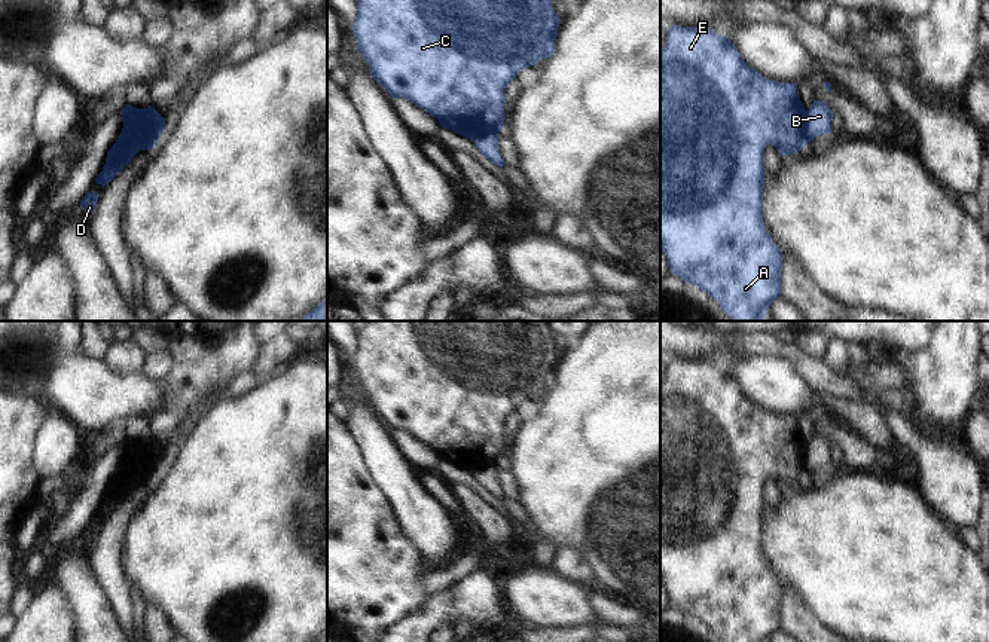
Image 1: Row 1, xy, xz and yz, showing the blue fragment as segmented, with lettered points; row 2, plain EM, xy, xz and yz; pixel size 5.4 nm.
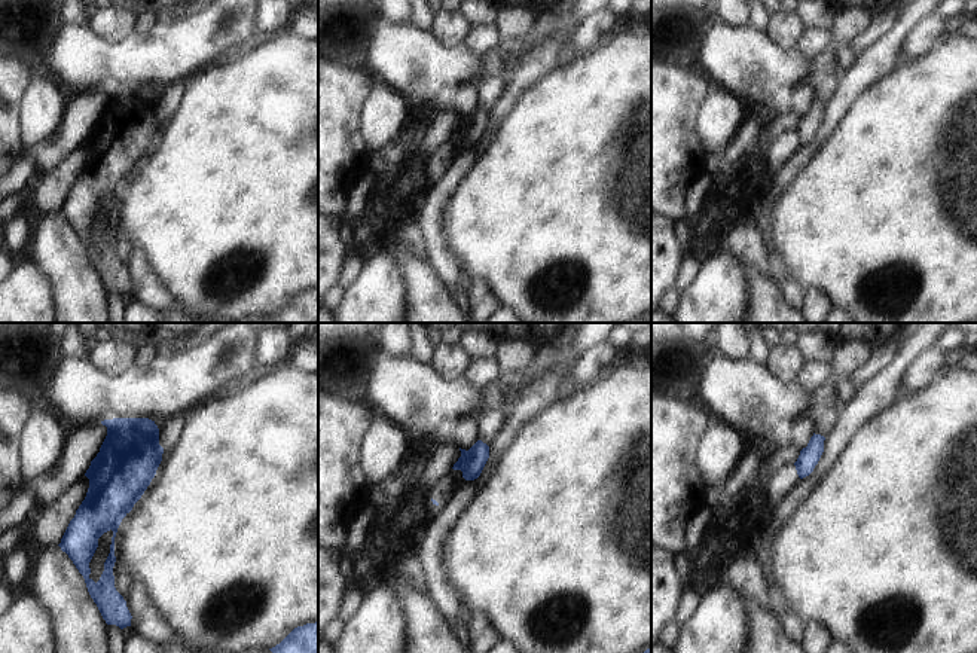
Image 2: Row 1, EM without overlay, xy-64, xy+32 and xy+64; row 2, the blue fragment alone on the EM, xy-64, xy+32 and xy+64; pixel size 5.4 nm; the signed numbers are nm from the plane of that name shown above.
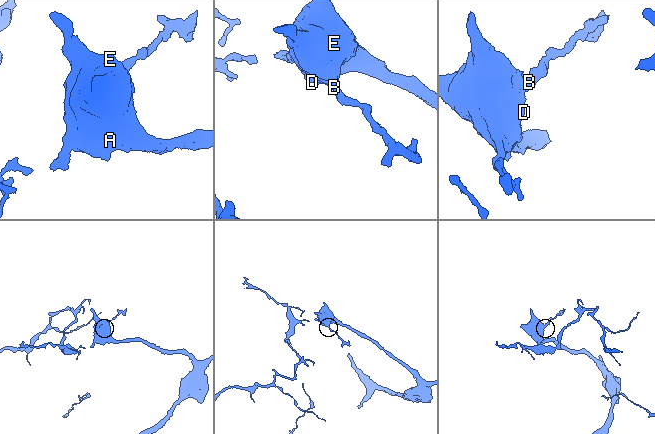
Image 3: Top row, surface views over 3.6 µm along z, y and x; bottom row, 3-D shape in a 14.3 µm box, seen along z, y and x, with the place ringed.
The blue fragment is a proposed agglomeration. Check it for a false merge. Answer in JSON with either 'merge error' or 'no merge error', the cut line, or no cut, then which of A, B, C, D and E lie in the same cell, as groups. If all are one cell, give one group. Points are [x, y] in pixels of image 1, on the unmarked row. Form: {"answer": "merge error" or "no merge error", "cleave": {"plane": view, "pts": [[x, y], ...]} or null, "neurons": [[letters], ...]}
{"answer": "merge error", "cleave": {"plane": "xy", "pts": [[158, 446], [146, 465], [152, 474]]}, "neurons": [["A", "C", "D", "E"], ["B"]]}

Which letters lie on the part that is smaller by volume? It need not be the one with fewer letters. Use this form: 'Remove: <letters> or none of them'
Remove: B

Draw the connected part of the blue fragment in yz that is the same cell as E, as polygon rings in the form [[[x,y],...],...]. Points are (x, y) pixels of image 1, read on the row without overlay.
[[[669,360],[666,379],[660,382],[660,581],[663,583],[671,606],[699,620],[715,632],[721,642],[769,642],[781,629],[782,586],[766,565],[761,547],[764,517],[764,482],[772,477],[782,489],[799,486],[808,476],[805,473],[806,443],[797,427],[797,416],[767,413],[751,401],[727,369],[706,360]]]

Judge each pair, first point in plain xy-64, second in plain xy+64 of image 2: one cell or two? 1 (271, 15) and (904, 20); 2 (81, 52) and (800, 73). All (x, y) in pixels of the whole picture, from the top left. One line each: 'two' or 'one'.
1: two
2: one

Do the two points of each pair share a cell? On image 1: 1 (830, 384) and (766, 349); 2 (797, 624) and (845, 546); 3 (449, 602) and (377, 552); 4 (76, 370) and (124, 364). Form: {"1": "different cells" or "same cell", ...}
{"1": "same cell", "2": "different cells", "3": "different cells", "4": "different cells"}

